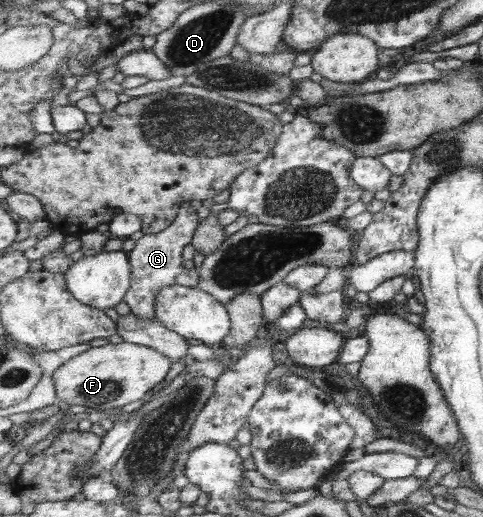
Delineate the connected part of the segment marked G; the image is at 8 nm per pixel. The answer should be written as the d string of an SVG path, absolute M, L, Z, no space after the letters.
M190 202L185 203L178 211L176 221L166 230L155 234L144 234L129 252L130 265L133 266L133 283L126 294L124 302L130 311L140 318L155 318L157 294L162 288L181 285L190 288L199 286L201 276L196 270L184 268L182 252L193 243L200 227L200 216L192 210Z

